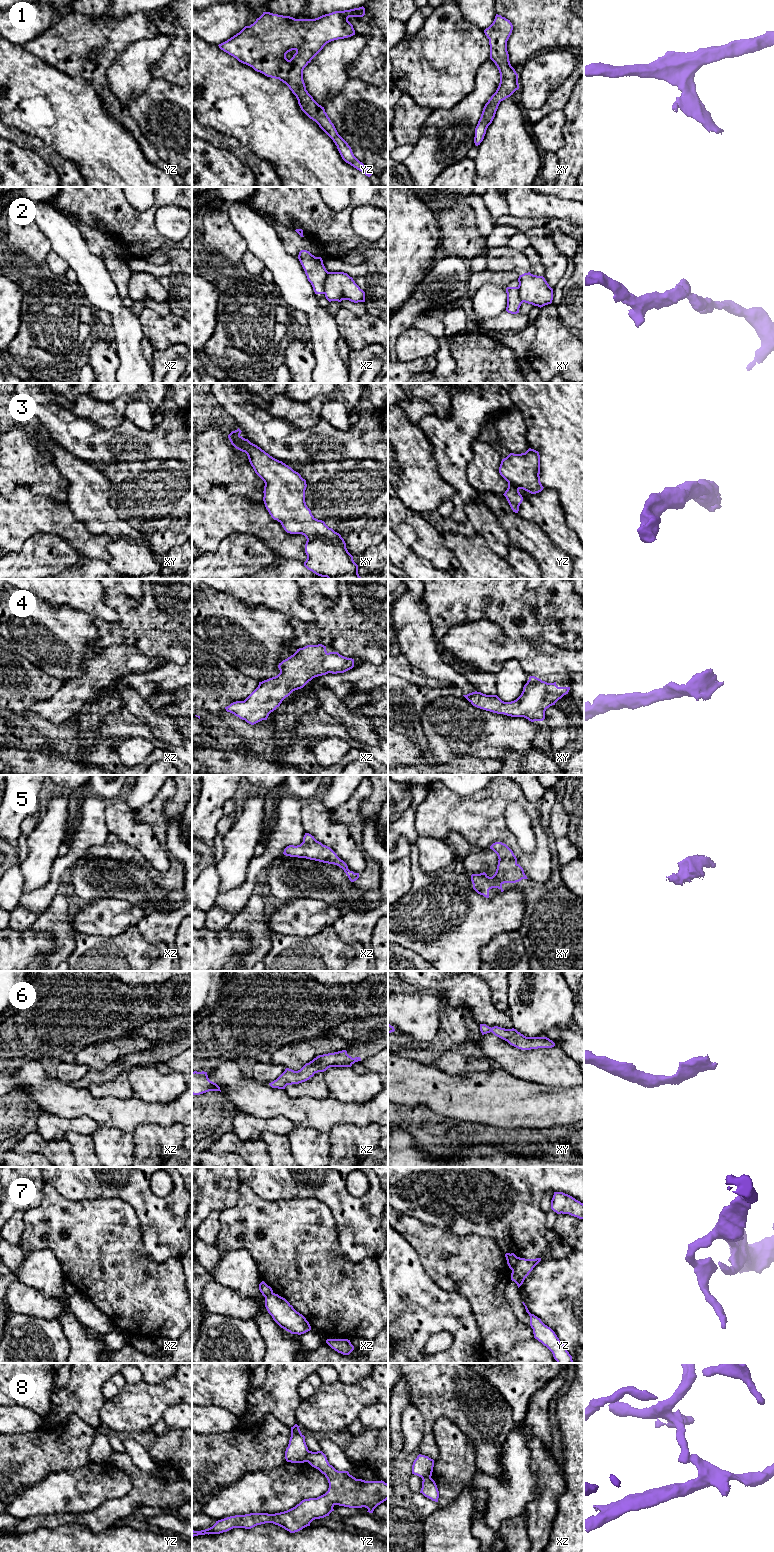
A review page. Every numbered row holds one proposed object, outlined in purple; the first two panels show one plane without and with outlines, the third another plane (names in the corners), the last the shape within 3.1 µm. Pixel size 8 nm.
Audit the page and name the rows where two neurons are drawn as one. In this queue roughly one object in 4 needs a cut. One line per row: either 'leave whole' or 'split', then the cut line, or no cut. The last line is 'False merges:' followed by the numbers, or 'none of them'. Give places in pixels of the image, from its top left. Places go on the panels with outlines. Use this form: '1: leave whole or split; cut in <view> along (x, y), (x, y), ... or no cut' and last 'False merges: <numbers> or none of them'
1: leave whole; no cut
2: split; cut in xz along (328, 272), (325, 278), (324, 293)
3: leave whole; no cut
4: leave whole; no cut
5: leave whole; no cut
6: leave whole; no cut
7: split; cut in yz along (517, 1257), (517, 1262), (512, 1270)
8: split; cut in yz along (309, 1451), (306, 1461)
False merges: 2, 7, 8

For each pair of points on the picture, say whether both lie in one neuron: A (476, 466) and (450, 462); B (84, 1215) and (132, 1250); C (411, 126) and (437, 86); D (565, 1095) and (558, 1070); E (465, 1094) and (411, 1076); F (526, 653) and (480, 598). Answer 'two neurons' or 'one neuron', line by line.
A: two neurons
B: one neuron
C: two neurons
D: two neurons
E: one neuron
F: two neurons

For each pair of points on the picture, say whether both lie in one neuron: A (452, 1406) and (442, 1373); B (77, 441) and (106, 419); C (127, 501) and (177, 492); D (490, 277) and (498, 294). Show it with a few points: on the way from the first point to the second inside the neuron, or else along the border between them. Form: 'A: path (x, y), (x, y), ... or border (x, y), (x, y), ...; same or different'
A: path (452, 1398), (452, 1393), (442, 1381); same
B: border (76, 416), (91, 419), (104, 428), (121, 423); different
C: path (139, 498), (154, 498), (161, 492), (165, 492); same
D: border (482, 284), (499, 284), (505, 288); different

